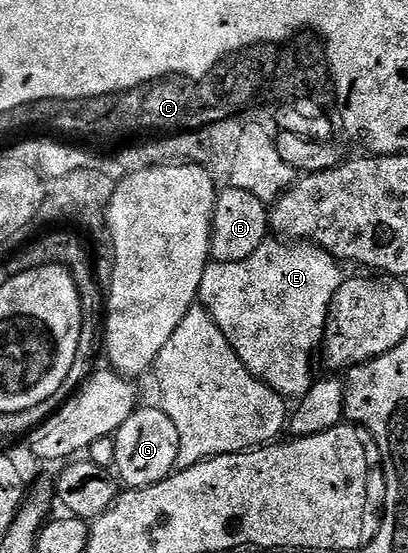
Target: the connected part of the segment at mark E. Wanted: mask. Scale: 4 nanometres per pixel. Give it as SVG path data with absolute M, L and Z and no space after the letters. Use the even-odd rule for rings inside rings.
M266 240L247 260L242 262L210 261L203 272L200 305L219 324L231 348L260 382L267 384L286 400L300 400L312 388L313 357L318 357L329 328L333 297L343 281L342 263L332 254L312 244L290 244L285 240Z

